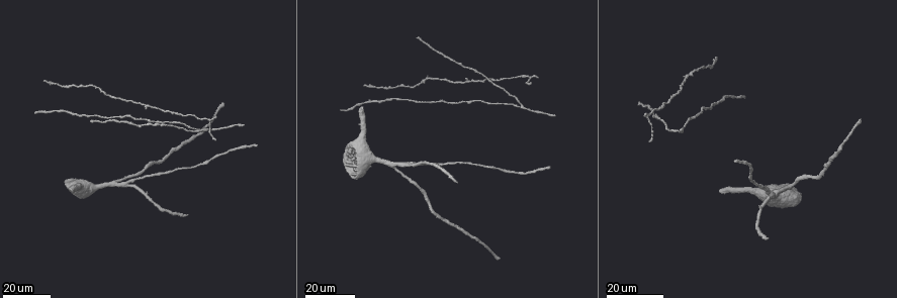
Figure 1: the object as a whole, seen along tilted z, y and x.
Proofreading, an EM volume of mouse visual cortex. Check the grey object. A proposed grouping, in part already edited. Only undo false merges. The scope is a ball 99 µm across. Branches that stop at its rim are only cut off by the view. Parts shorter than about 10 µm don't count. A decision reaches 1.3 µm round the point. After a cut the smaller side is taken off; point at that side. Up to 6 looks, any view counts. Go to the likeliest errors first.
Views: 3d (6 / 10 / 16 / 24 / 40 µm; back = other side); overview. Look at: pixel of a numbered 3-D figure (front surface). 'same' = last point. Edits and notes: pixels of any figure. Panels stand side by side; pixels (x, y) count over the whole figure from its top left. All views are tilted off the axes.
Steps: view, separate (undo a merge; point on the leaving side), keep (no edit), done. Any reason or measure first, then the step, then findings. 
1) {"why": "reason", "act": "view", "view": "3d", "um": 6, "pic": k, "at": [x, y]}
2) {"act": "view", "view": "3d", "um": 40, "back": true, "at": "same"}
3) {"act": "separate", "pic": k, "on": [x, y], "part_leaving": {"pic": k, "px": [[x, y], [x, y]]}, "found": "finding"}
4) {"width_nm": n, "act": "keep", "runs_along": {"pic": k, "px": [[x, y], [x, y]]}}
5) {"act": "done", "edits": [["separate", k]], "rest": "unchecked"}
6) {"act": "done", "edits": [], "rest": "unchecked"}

{"why": "two arms in line, one across", "act": "view", "view": "3d", "um": 24, "pic": 1, "at": [522, 106]}

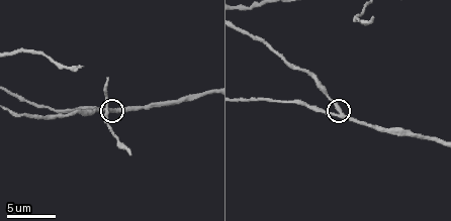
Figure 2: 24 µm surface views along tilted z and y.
{"act": "view", "view": "3d", "um": 10, "pic": 2, "at": [111, 112]}

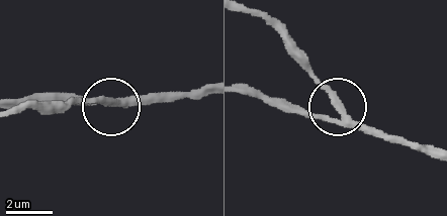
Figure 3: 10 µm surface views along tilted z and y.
{"arms": 3, "act": "keep", "found": "all the same neuron"}

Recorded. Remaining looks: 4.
{"why": "side arm on a straight run", "act": "view", "view": "3d", "um": 16, "pic": 1, "at": [405, 165]}

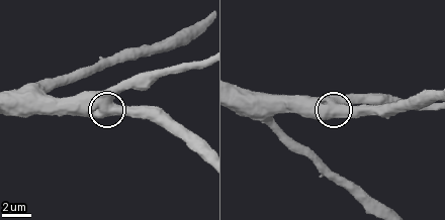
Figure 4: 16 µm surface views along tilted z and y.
{"why": "zoom in", "act": "view", "view": "3d", "um": 10, "pic": 4, "at": [113, 98]}

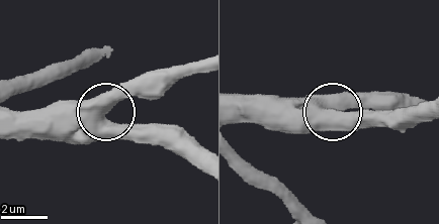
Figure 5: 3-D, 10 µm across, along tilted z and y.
{"act": "view", "view": "3d", "um": 6, "pic": 5, "at": [106, 112]}

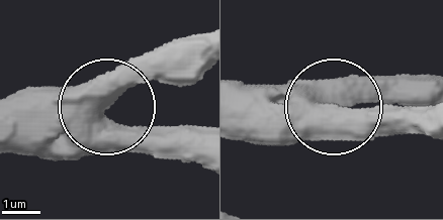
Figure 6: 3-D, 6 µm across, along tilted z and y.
{"act": "keep", "found": "continuous, no second neuron"}

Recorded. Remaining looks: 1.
{"act": "done", "edits": [], "rest": "unchecked"}

